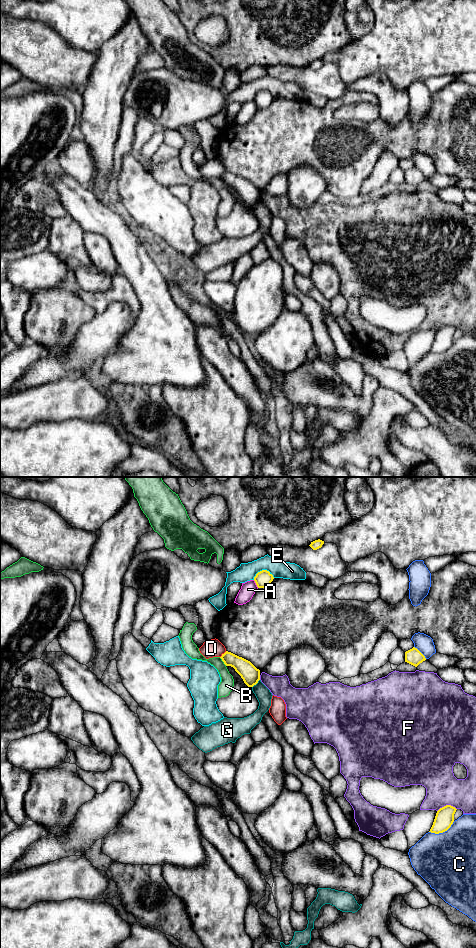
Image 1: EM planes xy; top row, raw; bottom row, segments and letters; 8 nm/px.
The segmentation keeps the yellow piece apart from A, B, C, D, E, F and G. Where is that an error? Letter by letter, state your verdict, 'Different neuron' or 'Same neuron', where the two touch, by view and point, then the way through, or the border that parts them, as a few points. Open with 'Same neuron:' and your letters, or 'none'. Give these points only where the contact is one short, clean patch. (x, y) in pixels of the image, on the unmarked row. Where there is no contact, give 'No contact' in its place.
Same neuron: none
A: Different neuron. Touches yellow at xy (256, 104)
B: Different neuron. Touches yellow at xy (222, 180)
C: Different neuron. Touches yellow at xy (442, 352)
D: Different neuron. Touches yellow at xy (223, 174)
E: Different neuron. Touches yellow at xy (262, 90)
F: Different neuron. Touches yellow at xy (446, 325)
G: Different neuron. Touches yellow at xy (255, 204). Boundary: xy (259, 199), (251, 207)

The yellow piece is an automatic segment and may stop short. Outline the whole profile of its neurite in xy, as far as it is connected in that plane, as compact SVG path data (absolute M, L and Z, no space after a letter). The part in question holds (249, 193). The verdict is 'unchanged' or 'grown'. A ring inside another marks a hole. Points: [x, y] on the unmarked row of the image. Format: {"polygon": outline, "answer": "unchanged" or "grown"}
{"polygon": "M226 171L220 177L226 186L231 186L241 196L248 207L253 207L260 200L260 190L250 181Z", "answer": "unchanged"}

